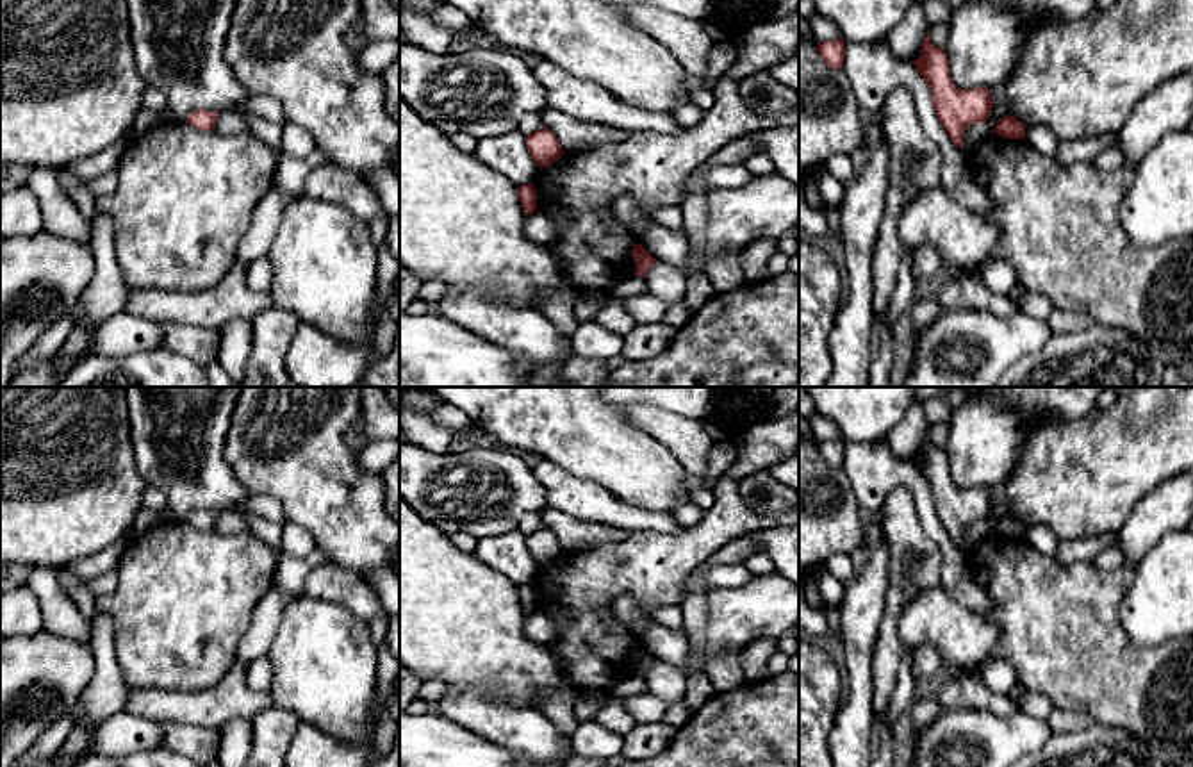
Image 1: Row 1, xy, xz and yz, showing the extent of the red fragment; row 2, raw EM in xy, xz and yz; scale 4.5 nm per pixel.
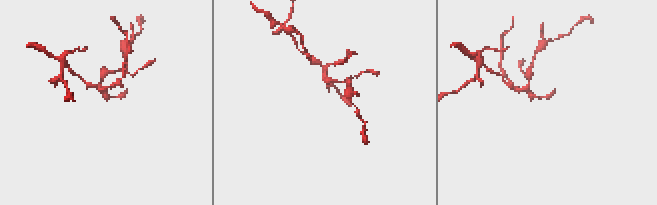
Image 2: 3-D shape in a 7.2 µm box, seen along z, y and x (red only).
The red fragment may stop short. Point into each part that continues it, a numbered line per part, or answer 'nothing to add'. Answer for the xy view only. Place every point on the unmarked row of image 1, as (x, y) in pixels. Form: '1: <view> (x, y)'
nothing to add

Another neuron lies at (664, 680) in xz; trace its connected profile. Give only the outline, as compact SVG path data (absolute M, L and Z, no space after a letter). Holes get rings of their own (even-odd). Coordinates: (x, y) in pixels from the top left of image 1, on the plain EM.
M656 660L646 676L647 690L660 697L667 706L678 703L685 696L687 678L681 669L663 660Z

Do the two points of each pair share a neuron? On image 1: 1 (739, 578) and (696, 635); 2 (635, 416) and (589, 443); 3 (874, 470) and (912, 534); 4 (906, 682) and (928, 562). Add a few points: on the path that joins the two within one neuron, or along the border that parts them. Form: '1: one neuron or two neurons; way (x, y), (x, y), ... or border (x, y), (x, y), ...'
1: one neuron; way (719, 578), (696, 600), (696, 616)
2: two neurons; border (621, 405), (630, 421), (662, 445)
3: two neurons; border (896, 486), (903, 486), (912, 494), (921, 521)
4: two neurons; border (906, 648), (892, 694)

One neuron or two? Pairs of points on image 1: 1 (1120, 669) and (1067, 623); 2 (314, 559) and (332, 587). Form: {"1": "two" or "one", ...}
{"1": "one", "2": "two"}

